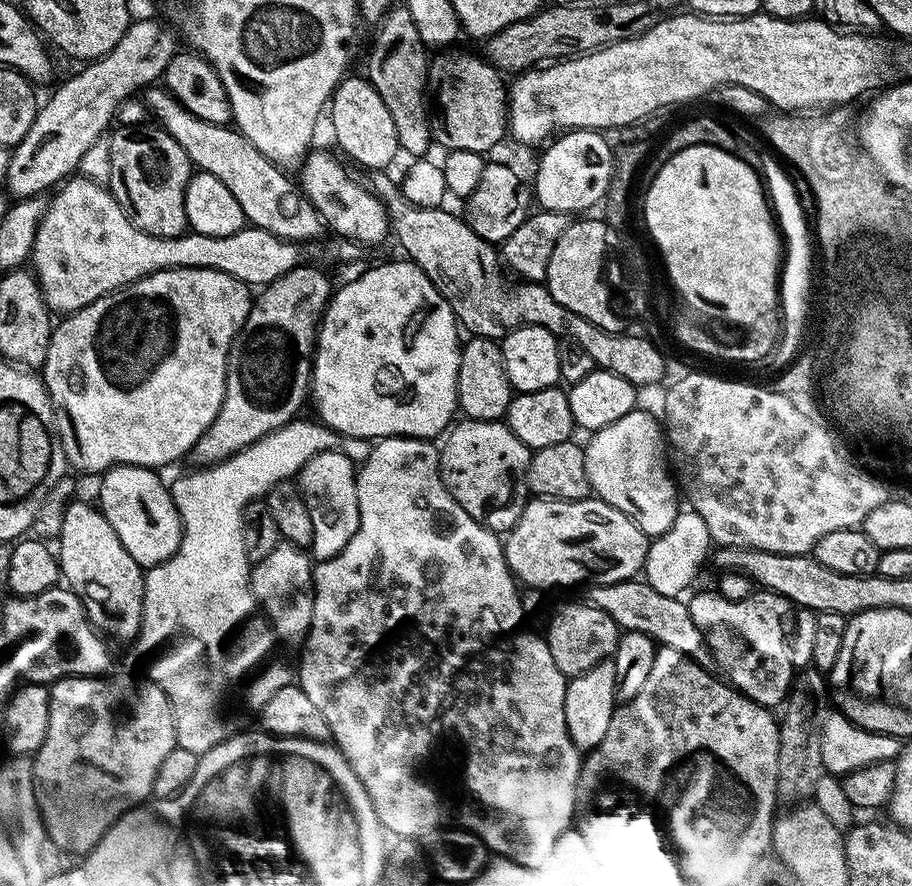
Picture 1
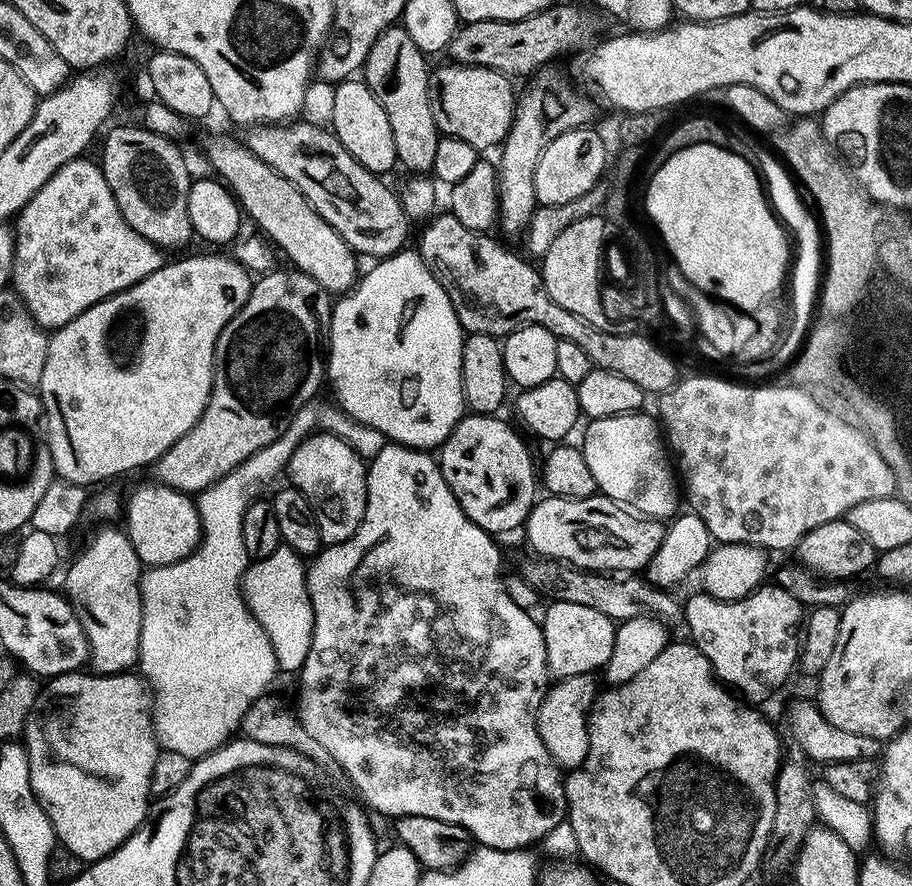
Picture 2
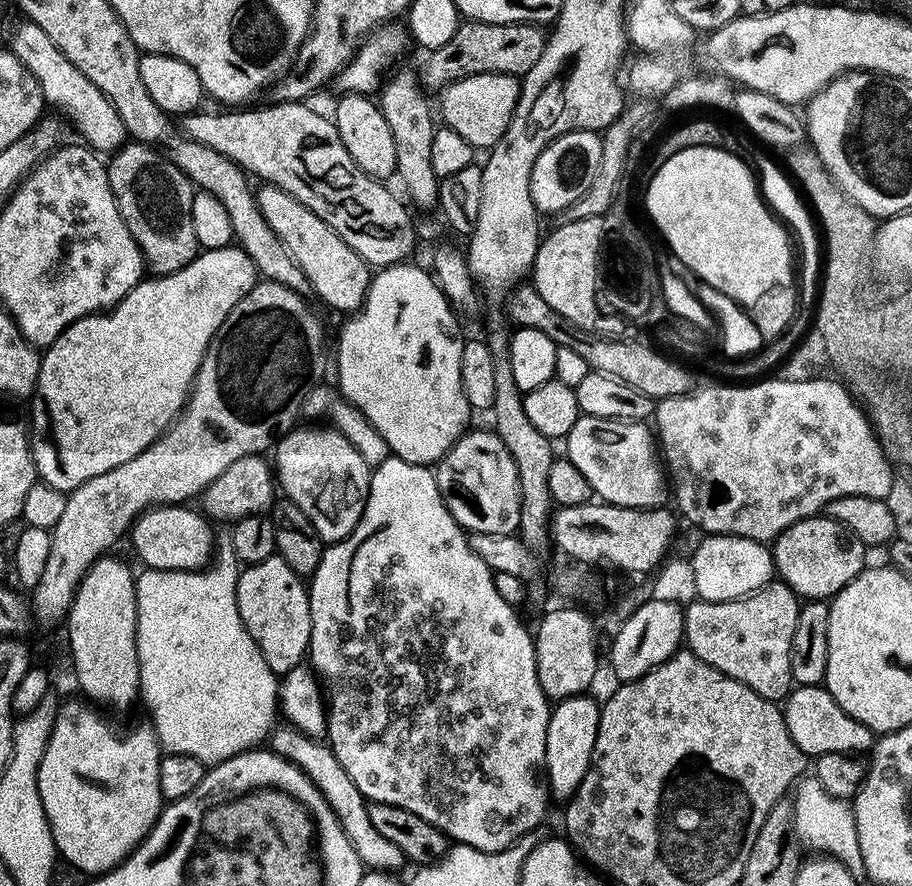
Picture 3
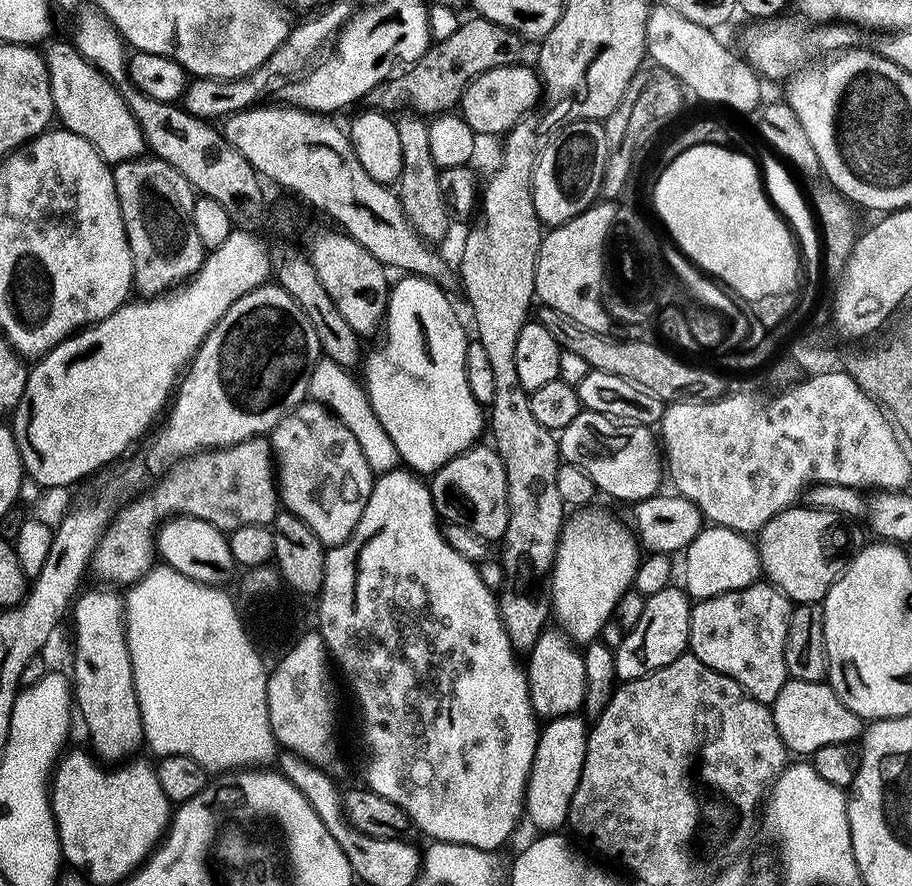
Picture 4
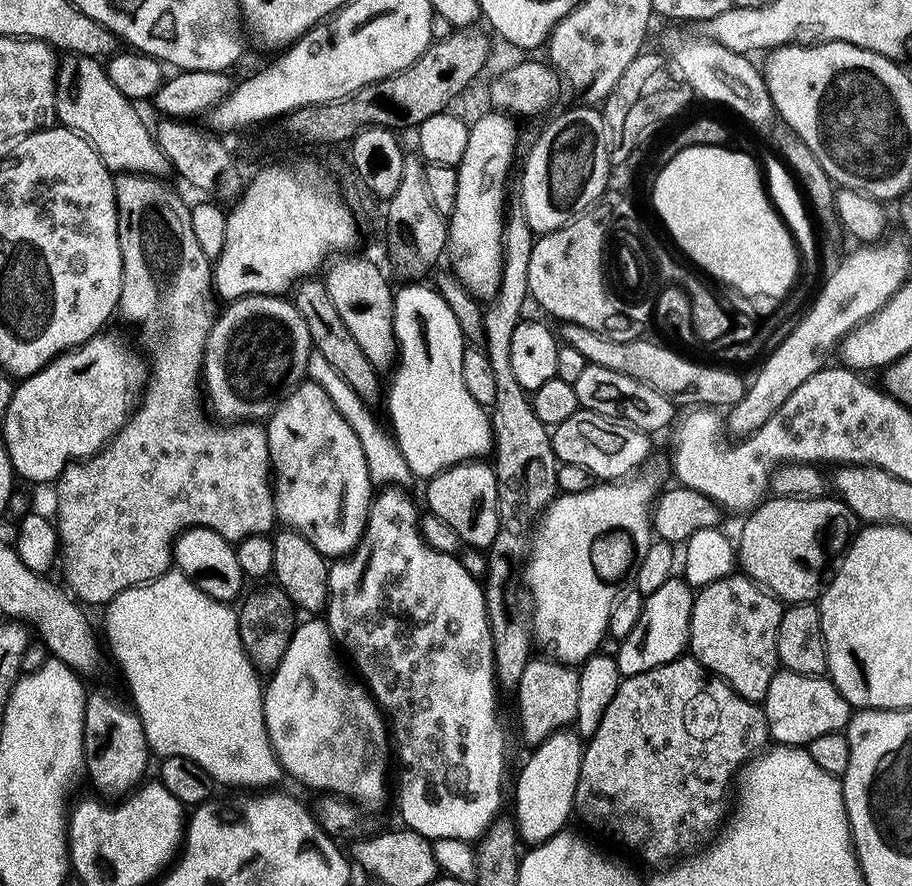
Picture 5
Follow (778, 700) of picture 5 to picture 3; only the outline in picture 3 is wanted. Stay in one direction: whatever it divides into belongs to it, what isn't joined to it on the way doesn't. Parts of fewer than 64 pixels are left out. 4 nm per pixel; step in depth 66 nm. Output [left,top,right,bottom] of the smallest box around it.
[782,684,874,758]

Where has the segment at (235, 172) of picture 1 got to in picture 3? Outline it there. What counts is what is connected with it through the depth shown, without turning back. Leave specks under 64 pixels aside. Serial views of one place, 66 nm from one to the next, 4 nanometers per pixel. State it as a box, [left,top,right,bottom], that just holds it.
[258,186,374,314]

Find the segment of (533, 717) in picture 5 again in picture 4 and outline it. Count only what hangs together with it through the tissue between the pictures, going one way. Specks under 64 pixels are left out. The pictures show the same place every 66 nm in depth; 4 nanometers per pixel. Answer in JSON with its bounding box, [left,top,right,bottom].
[526,630,586,721]

